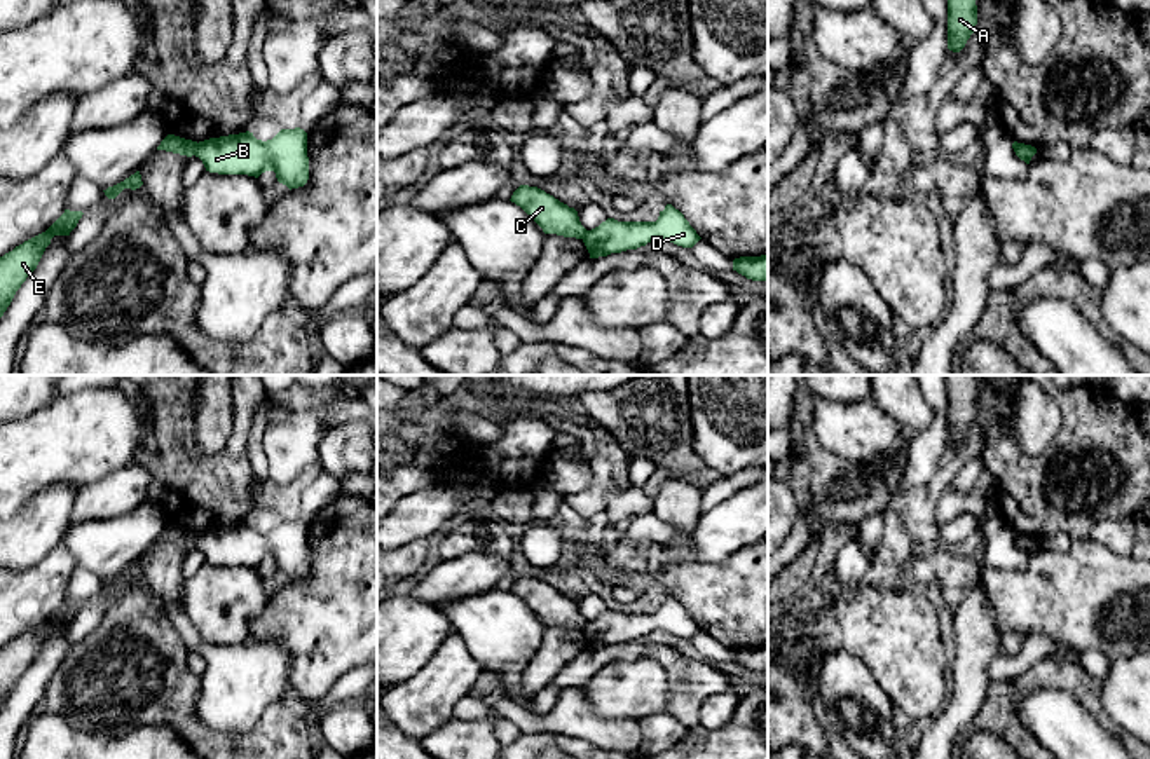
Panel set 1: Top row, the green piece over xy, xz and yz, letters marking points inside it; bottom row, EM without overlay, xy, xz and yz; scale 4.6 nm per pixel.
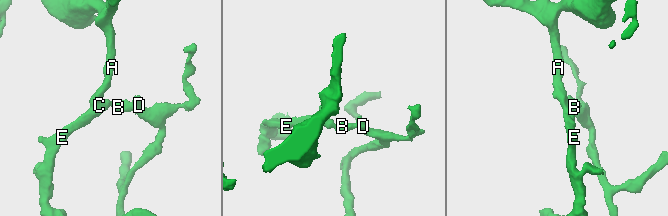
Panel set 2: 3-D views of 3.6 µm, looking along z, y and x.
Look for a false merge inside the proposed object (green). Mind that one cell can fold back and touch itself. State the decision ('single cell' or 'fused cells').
fused cells

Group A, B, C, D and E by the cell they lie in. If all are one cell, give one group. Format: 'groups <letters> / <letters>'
groups A C E / B D

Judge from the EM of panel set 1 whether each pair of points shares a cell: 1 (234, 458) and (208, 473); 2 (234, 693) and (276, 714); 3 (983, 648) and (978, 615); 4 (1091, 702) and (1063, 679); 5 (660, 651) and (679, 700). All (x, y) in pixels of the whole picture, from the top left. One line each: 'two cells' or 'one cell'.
1: one cell
2: two cells
3: one cell
4: one cell
5: one cell

